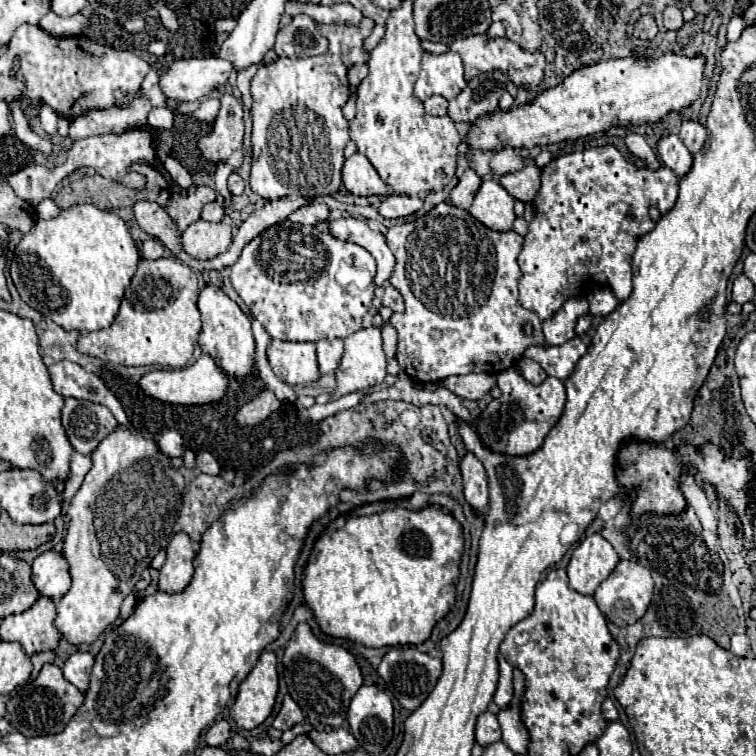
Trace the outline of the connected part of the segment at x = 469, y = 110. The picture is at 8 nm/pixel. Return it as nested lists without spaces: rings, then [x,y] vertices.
[[[495,71],[495,73],[483,73],[483,75],[475,77],[475,79],[471,79],[467,83],[467,89],[463,89],[455,99],[449,101],[449,117],[453,121],[475,123],[479,117],[483,117],[487,113],[493,113],[497,109],[499,97],[505,91],[505,83],[507,83],[507,77],[503,73],[499,73],[499,71]]]

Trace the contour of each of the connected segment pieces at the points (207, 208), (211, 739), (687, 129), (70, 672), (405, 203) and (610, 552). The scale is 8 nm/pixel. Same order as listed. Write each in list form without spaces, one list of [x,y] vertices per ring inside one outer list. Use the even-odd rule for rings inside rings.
[[[209,202],[204,205],[201,212],[201,219],[210,222],[219,222],[225,215],[224,208],[217,202]]]
[[[217,721],[217,723],[213,723],[211,729],[207,731],[205,739],[207,739],[207,745],[211,745],[211,747],[223,747],[223,745],[227,745],[229,735],[231,735],[229,723],[227,723],[227,721]]]
[[[683,121],[681,131],[679,131],[679,137],[685,143],[685,147],[695,155],[695,153],[699,153],[703,149],[705,139],[707,139],[707,131],[705,131],[705,127],[701,123]]]
[[[75,651],[63,667],[63,675],[69,683],[73,683],[81,693],[87,691],[89,687],[89,675],[93,667],[93,655],[85,651]]]
[[[391,193],[381,201],[379,213],[385,219],[397,219],[397,217],[407,217],[407,215],[419,211],[421,207],[423,207],[423,201],[419,197],[407,197],[407,195]]]
[[[599,533],[585,537],[573,551],[567,565],[569,585],[581,595],[593,595],[619,563],[619,555]]]

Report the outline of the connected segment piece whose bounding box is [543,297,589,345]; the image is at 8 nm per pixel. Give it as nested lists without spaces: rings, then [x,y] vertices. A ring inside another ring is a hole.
[[[585,297],[569,299],[553,317],[543,321],[545,345],[563,345],[575,337],[575,325],[581,315],[589,313],[589,305]]]

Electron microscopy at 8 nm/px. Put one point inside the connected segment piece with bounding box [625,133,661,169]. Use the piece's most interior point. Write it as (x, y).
(637, 145)

